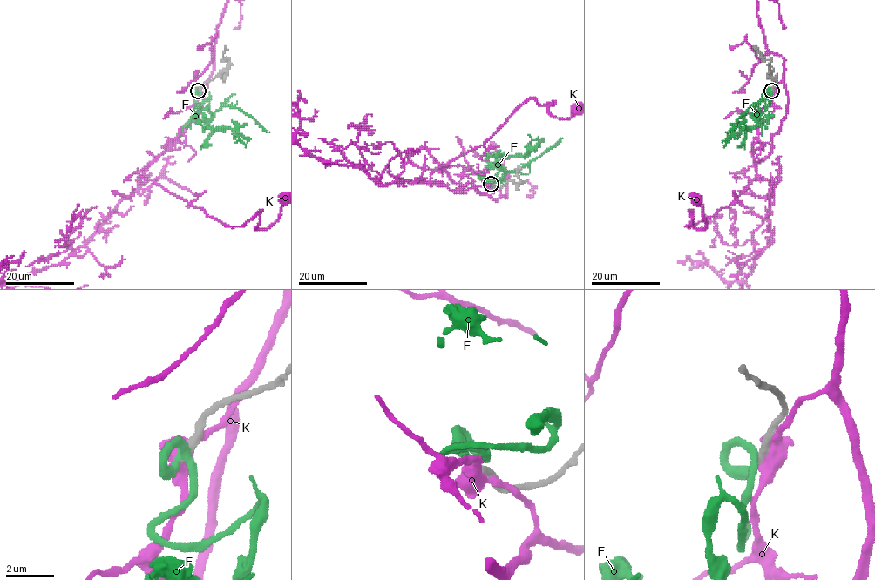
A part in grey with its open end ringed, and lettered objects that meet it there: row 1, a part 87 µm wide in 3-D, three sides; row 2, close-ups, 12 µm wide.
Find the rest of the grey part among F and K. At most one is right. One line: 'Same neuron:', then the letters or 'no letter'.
Same neuron: F

